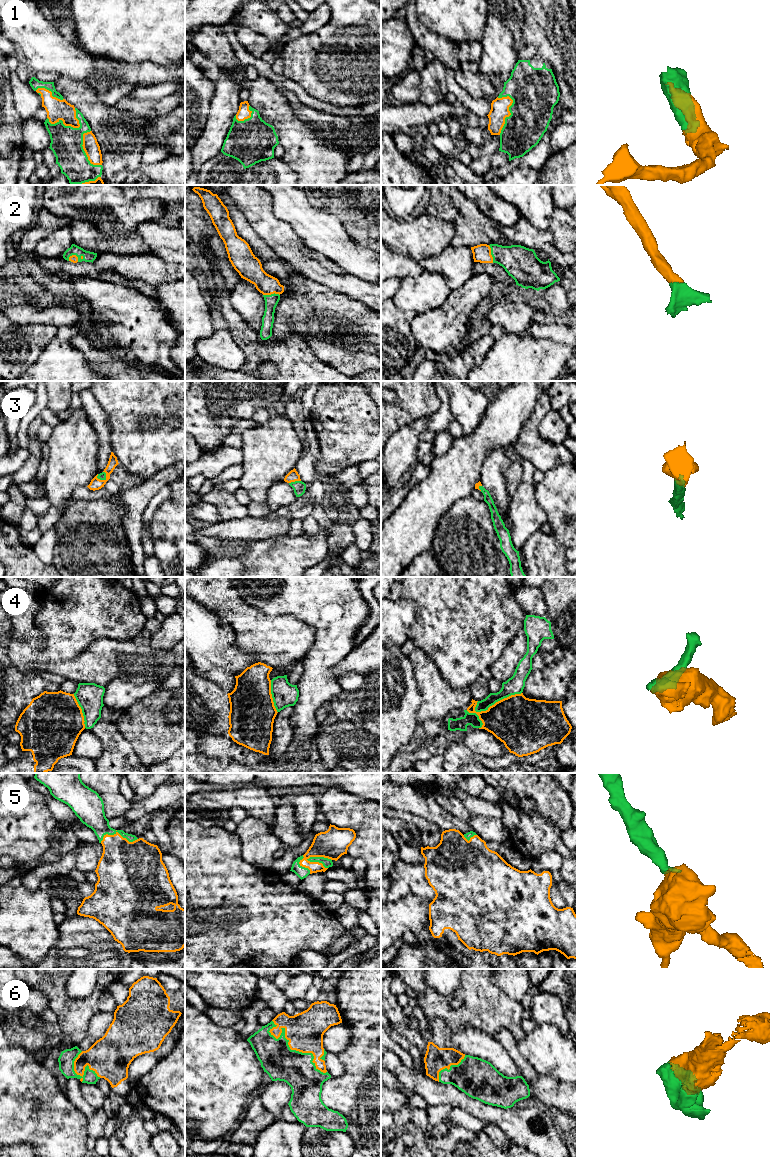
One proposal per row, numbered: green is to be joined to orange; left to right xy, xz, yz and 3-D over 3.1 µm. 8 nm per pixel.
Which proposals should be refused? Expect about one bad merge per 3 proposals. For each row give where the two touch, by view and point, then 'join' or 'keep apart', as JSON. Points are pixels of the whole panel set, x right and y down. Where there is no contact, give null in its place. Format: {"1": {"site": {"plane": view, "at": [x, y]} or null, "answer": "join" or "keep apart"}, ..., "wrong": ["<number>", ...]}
{"1": {"site": {"plane": "xy", "at": [63, 122]}, "answer": "join"}, "2": {"site": {"plane": "yz", "at": [490, 254]}, "answer": "join"}, "3": {"site": {"plane": "xz", "at": [294, 481]}, "answer": "join"}, "4": {"site": {"plane": "yz", "at": [494, 704]}, "answer": "keep apart"}, "5": {"site": {"plane": "xz", "at": [319, 856]}, "answer": "join"}, "6": {"site": {"plane": "xz", "at": [289, 1046]}, "answer": "join"}, "wrong": ["4"]}

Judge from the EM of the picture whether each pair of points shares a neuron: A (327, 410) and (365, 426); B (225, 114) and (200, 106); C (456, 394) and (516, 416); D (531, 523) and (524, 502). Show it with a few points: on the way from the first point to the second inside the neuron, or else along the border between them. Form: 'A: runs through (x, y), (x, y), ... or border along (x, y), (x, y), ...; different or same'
A: runs through (336, 410), (353, 426), (356, 426); same
B: border along (214, 86), (209, 113), (204, 123); different
C: border along (489, 402), (481, 420), (476, 426); different
D: runs through (526, 518), (524, 507); same

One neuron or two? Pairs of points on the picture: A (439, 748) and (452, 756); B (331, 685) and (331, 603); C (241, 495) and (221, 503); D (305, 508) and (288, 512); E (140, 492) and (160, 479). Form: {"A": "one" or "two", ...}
{"A": "two", "B": "one", "C": "two", "D": "one", "E": "one"}

